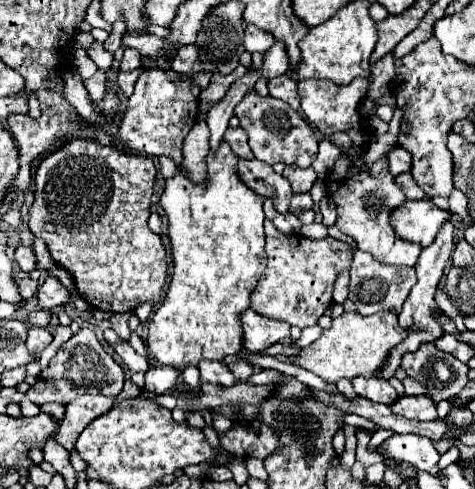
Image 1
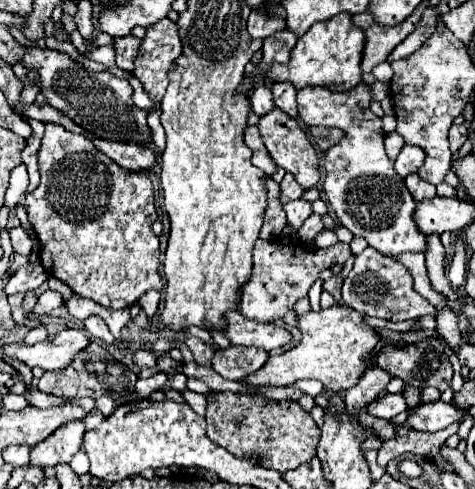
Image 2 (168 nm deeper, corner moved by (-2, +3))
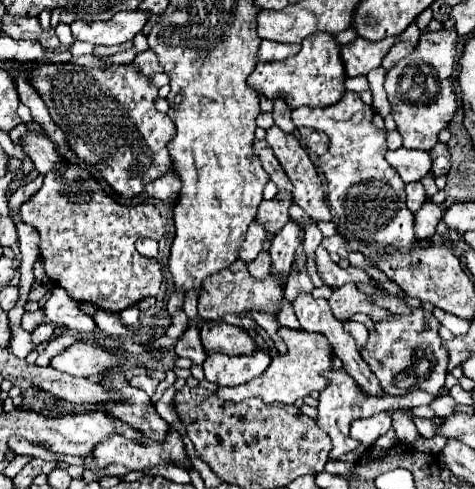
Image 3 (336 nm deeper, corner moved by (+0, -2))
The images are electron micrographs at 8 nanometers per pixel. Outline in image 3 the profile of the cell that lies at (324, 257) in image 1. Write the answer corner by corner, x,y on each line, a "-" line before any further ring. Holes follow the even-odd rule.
234,261
228,269
208,277
202,285
202,293
198,297
198,313
206,321
224,319
228,313
268,313
278,315
280,301
284,299
284,281
282,275
268,275
266,279
254,279
248,271
246,261

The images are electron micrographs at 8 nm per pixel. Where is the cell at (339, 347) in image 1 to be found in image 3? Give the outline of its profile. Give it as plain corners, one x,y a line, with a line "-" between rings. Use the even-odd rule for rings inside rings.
280,327
280,337
286,343
286,353
276,355
272,363
268,365
266,373
254,377
254,381
248,381
246,385
238,387
226,387
218,389
218,397
224,401
244,401
250,397
260,397
266,403
294,403
298,397
306,397
312,391
322,391
328,381
324,377
324,371
332,369
332,355
334,349
326,341
322,333
308,333
304,329
290,329
290,327

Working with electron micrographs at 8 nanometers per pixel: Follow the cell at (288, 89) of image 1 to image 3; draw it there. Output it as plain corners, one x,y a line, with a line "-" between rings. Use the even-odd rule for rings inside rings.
280,97
278,99
274,99
274,111
272,111
272,115
274,115
274,123
282,129
282,131
286,131
286,133
294,133
294,123
292,123
292,119
290,119
290,113
292,113
292,109
286,105
286,101
282,101

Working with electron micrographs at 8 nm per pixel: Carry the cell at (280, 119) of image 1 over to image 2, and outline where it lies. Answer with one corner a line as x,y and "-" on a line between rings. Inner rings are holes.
274,108
272,112
268,112
266,116
260,118
260,134
262,134
262,140
264,140
270,156
274,158
274,162
280,168
284,168
286,172
290,172
304,190
318,186
318,180
320,180
318,154
316,154
314,146
310,144
308,136
304,134
304,130
298,126
296,120
292,120
290,116
286,116
278,108

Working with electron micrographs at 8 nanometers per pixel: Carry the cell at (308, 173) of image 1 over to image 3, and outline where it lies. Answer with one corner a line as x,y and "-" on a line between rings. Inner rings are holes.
280,191
276,195
276,199
262,201
256,217
258,217
258,221
262,221
266,225
266,229
270,229
270,233
278,233
282,229
282,225
290,219
290,215
288,215
290,203
292,203
292,195
288,191

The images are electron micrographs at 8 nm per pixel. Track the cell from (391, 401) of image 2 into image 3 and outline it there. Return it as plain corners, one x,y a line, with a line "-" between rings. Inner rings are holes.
378,413
378,415
372,415
368,419
354,421
350,435
354,439
358,439
362,447
370,447
374,443
374,439
378,439
380,435
384,435
390,429
390,423
392,423
390,413

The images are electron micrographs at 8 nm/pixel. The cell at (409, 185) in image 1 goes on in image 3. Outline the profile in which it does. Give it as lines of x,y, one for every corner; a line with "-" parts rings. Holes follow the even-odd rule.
416,181
416,183
408,183
408,185
406,185
406,195
408,195
406,205
410,207
412,213
416,213
416,211
426,203
426,197
428,197
420,181

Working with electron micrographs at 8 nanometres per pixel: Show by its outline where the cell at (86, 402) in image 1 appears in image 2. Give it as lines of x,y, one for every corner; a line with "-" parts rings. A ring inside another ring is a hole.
84,422
80,424
66,424
64,428
58,428
48,440
36,444
36,448
30,450
30,462
28,466
56,466
56,464
68,464
72,456
80,450
84,436

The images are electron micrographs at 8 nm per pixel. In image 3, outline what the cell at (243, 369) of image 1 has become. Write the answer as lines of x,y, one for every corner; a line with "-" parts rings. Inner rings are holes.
258,349
254,355
242,357
222,357
222,353
212,353
204,361
204,375
210,383
216,385
242,385
260,373
266,371
270,365
270,355

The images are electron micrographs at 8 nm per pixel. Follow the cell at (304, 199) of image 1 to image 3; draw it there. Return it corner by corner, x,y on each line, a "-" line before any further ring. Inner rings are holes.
292,219
272,239
272,273
288,273
294,261
294,251
304,243
304,231

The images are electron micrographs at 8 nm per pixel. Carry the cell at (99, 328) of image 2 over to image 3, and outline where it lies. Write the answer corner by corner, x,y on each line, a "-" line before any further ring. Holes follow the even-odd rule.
54,287
50,299
44,305
44,313
46,319
62,325
70,331
82,333
82,335
96,335
98,327
94,323
94,319
82,311
78,311
78,303
68,297
68,293
62,287

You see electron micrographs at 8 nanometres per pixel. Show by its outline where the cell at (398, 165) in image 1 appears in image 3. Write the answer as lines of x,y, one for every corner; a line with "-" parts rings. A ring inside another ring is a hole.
406,147
388,151
386,161
398,171
404,183
420,181
424,175
430,173
430,167
432,167
432,159
428,151
412,151

